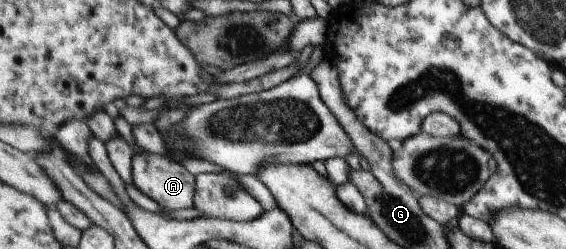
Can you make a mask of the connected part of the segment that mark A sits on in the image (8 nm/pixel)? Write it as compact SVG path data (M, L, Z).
M142 151L142 153L134 155L134 167L132 169L134 170L134 185L144 195L158 201L162 207L166 207L170 211L174 211L174 209L184 211L184 209L194 208L197 179L180 162L172 161L164 155Z

